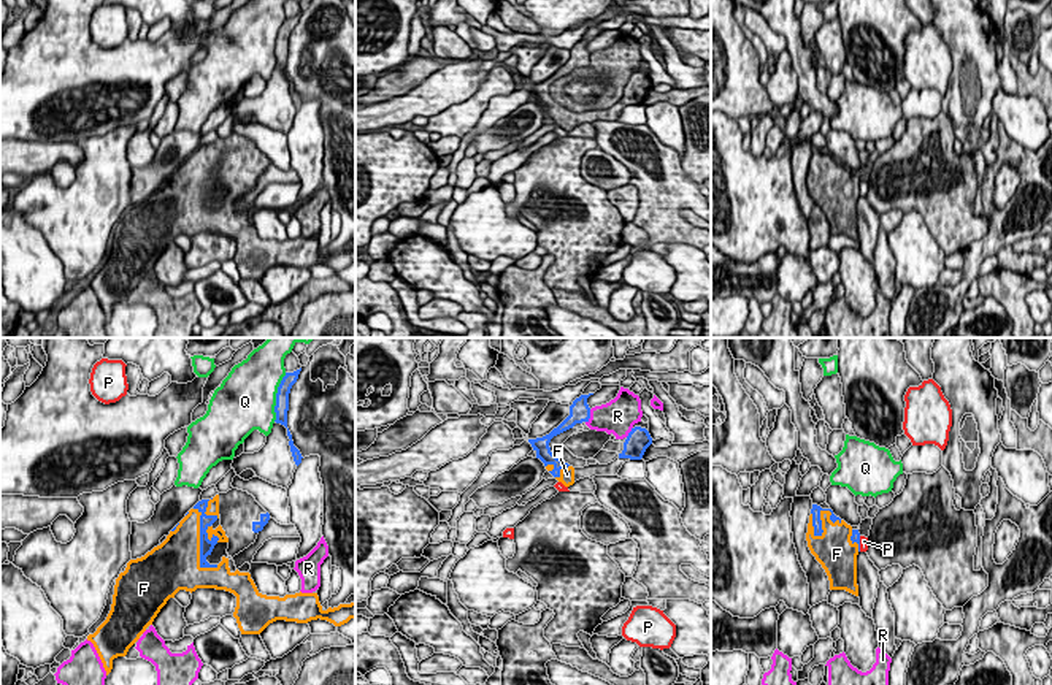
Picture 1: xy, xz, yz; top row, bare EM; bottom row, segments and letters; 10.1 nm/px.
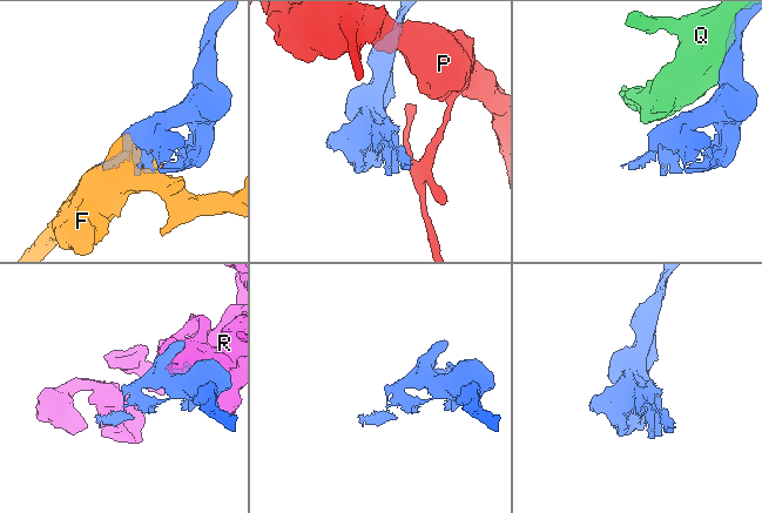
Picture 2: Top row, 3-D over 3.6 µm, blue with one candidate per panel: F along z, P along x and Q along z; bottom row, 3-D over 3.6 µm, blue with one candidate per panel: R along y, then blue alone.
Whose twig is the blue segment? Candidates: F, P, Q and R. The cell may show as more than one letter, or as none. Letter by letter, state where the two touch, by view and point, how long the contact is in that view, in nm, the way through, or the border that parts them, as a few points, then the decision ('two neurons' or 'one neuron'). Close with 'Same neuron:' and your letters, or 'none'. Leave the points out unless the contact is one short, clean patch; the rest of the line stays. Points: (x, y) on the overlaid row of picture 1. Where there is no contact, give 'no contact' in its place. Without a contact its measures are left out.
F: contact xy (200, 533); length 750 nm; one neuron
P: contact yz (859, 544); length 160 nm; border yz (859, 536), (860, 551); two neurons
Q: contact xy (276, 397); length 500 nm; two neurons
R: contact xz (589, 416); length 150 nm; two neurons
Same neuron: F

